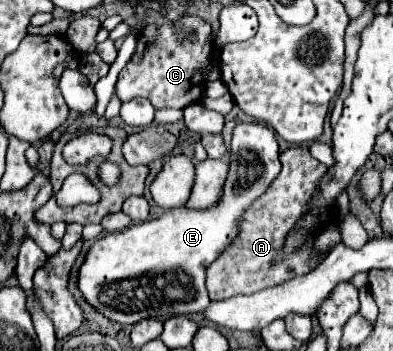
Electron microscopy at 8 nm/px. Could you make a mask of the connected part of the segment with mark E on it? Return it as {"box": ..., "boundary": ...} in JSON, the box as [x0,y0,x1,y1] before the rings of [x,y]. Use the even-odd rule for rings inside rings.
{"box":[79,124,281,324],"boundary":[[[241,124],[233,130],[231,142],[231,168],[227,180],[223,184],[221,198],[215,206],[205,210],[193,210],[187,206],[173,208],[163,212],[159,218],[145,220],[141,224],[133,224],[121,232],[105,234],[97,240],[79,270],[79,290],[101,314],[119,322],[119,324],[135,324],[145,318],[161,318],[167,320],[179,314],[203,312],[209,306],[209,294],[205,286],[205,270],[223,254],[227,246],[237,238],[237,224],[241,216],[251,208],[251,204],[267,192],[271,182],[281,172],[279,162],[279,146],[271,128],[263,124]]]}

